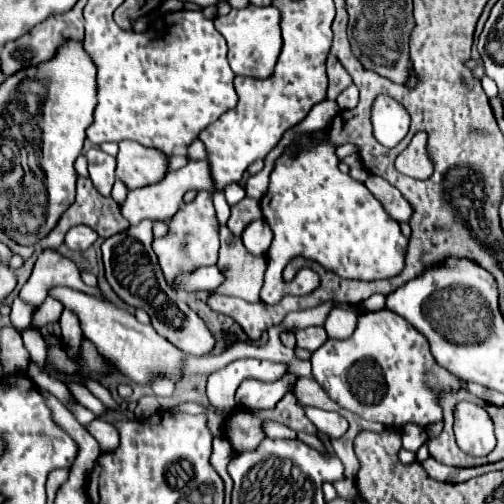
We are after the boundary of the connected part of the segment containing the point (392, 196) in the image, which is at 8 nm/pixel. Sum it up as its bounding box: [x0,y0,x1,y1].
[364,175,412,223]

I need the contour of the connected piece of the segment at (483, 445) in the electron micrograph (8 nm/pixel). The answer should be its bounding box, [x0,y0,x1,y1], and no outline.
[454,405,496,457]

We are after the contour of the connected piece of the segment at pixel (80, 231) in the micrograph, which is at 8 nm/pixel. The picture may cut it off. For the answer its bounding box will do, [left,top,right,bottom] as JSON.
[66,225,98,251]

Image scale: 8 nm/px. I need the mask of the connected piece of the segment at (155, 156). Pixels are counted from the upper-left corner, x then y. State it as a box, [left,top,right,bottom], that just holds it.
[116,141,166,189]

